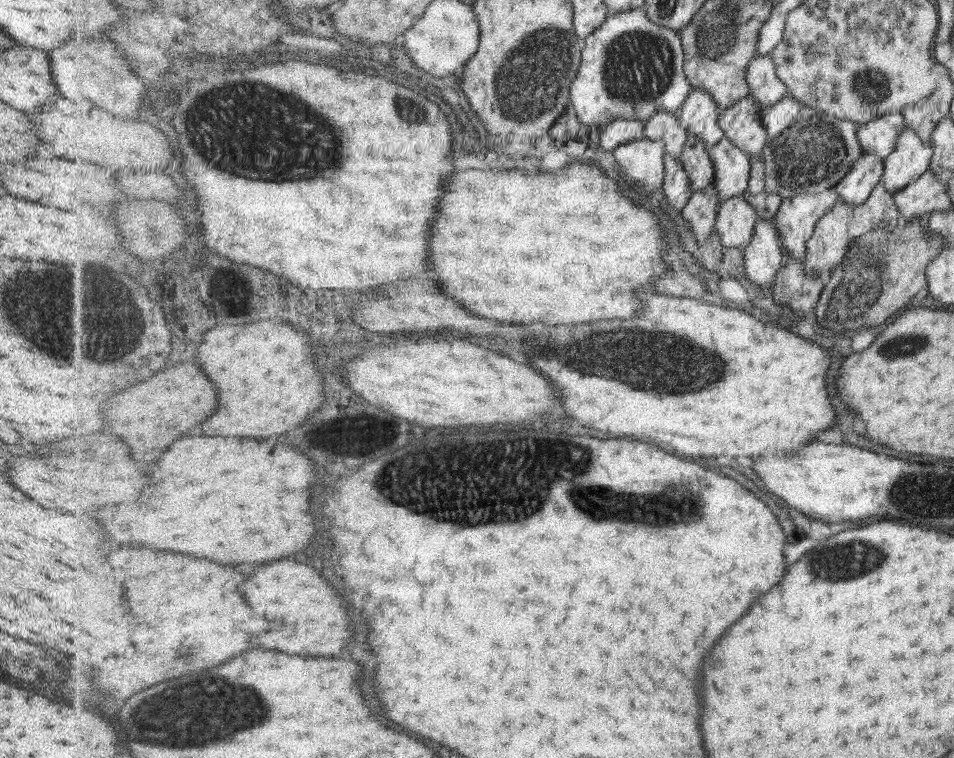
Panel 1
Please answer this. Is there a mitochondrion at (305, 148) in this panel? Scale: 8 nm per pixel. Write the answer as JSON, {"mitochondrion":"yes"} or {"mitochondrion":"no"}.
{"mitochondrion":"yes"}

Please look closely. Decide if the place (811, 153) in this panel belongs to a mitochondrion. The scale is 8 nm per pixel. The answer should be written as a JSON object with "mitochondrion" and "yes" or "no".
{"mitochondrion":"yes"}

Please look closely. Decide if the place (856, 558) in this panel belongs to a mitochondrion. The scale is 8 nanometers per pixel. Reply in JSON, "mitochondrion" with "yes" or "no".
{"mitochondrion":"yes"}

